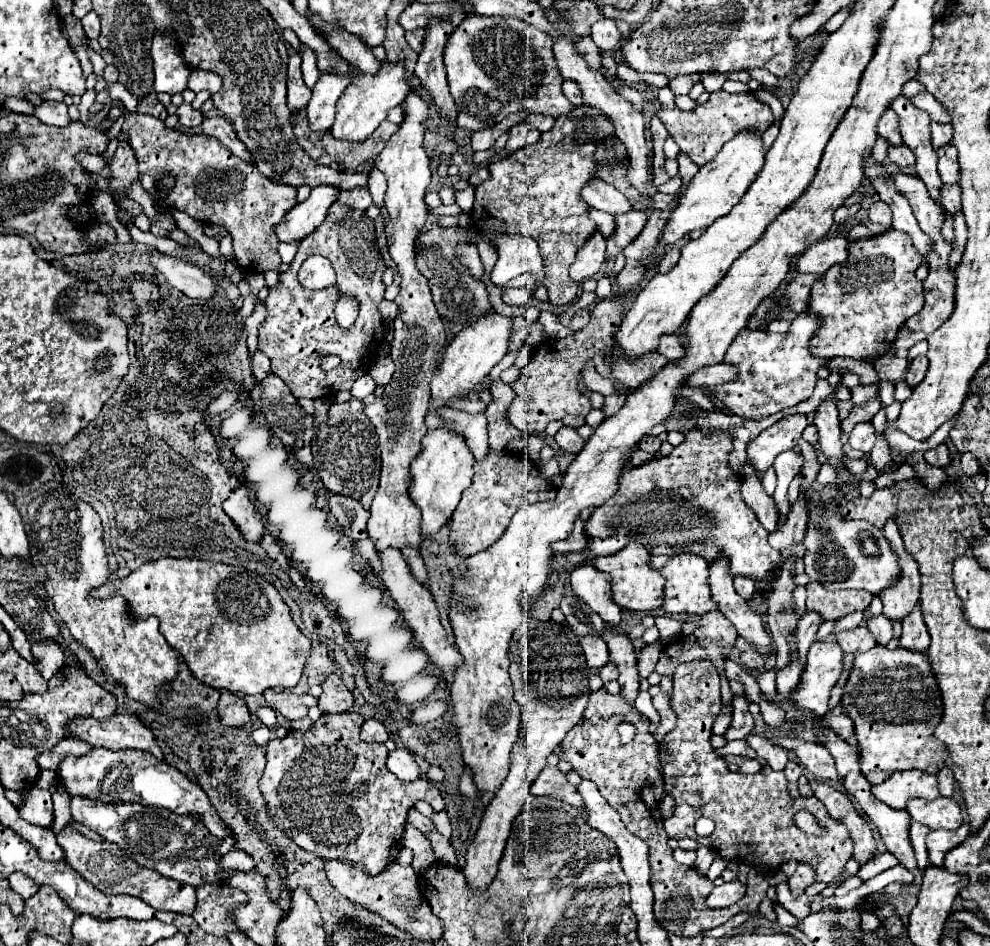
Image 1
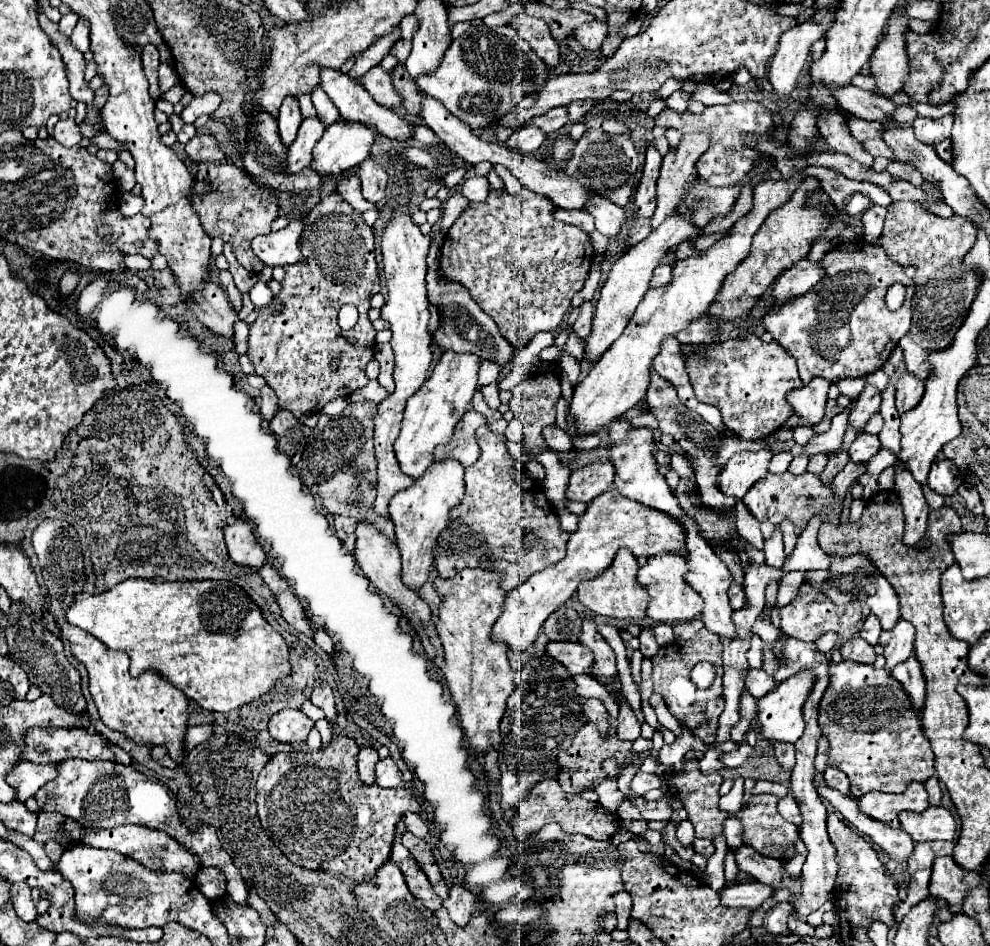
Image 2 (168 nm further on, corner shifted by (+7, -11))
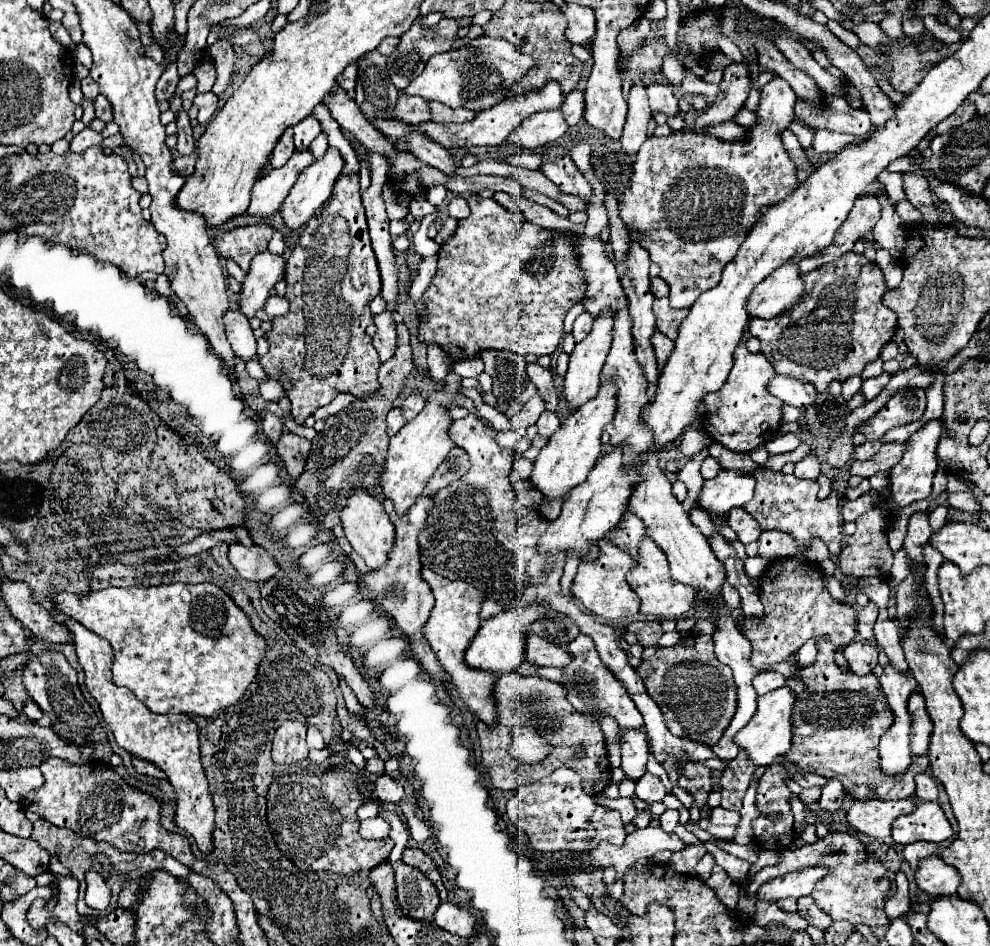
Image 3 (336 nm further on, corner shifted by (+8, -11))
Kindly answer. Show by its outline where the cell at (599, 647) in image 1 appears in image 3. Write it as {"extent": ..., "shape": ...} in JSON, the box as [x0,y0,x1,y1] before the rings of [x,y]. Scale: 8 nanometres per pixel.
{"extent":[526,634,570,668],"shape":[[[528,634],[528,644],[526,644],[526,658],[538,666],[556,666],[564,668],[568,666],[570,654],[566,648],[552,644],[536,634]]]}

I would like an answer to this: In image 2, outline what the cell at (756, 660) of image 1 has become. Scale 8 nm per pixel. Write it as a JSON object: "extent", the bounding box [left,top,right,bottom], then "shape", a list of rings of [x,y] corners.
{"extent":[747,670,777,698],"shape":[[[749,670],[747,674],[747,688],[755,698],[761,698],[763,694],[767,694],[769,690],[773,690],[777,684],[771,676],[767,676],[765,670]]]}

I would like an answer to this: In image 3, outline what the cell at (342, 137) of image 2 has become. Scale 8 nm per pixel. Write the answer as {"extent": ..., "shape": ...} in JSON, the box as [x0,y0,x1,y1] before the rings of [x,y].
{"extent":[280,146,344,230],"shape":[[[328,146],[322,158],[316,158],[308,170],[304,170],[290,190],[280,210],[288,228],[296,230],[310,220],[310,216],[330,198],[332,186],[344,168],[344,158],[332,146]]]}

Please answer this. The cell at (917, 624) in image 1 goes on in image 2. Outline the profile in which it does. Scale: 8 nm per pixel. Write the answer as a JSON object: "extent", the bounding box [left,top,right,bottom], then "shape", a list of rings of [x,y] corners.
{"extent":[891,658,925,712],"shape":[[[909,658],[909,662],[895,666],[891,676],[903,686],[905,694],[911,698],[911,708],[921,712],[925,700],[925,680],[921,674],[921,666],[917,666],[917,660]]]}

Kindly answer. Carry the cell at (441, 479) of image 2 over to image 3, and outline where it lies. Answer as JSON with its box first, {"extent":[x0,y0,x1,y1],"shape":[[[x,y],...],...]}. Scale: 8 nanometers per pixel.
{"extent":[360,496,446,680],"shape":[[[420,496],[404,516],[398,516],[394,506],[392,506],[392,500],[384,500],[384,510],[386,514],[390,516],[392,524],[396,526],[396,542],[392,546],[392,552],[390,552],[390,560],[386,566],[382,566],[380,570],[376,572],[370,572],[370,574],[362,574],[360,578],[360,584],[362,588],[366,590],[366,598],[374,600],[374,604],[378,604],[390,618],[394,618],[394,624],[398,628],[402,628],[402,636],[408,638],[410,642],[410,648],[412,648],[412,656],[422,664],[422,668],[438,678],[438,680],[446,680],[446,674],[436,658],[436,654],[432,654],[432,648],[428,646],[424,634],[422,634],[422,628],[430,616],[430,610],[434,606],[434,596],[432,596],[432,590],[430,586],[422,580],[420,576],[420,570],[422,570],[422,564],[420,564],[420,546],[418,546],[418,532],[424,530],[426,526],[426,518],[428,518],[428,510],[432,508],[432,502],[434,502],[434,496]]]}

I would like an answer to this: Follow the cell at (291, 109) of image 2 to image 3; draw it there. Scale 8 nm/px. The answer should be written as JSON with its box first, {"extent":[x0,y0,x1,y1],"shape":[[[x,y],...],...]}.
{"extent":[270,128,294,168],"shape":[[[292,128],[284,130],[284,134],[280,136],[280,142],[276,142],[276,148],[272,150],[272,158],[270,158],[270,164],[274,168],[280,168],[288,162],[288,158],[292,156],[294,152],[294,142],[292,142]]]}

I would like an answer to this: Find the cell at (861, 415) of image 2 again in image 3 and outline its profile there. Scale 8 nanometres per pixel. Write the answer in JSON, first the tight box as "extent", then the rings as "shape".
{"extent":[862,372,890,400],"shape":[[[882,372],[880,376],[876,376],[876,378],[868,378],[868,380],[864,380],[864,384],[862,384],[862,396],[866,398],[866,400],[872,400],[872,398],[876,398],[878,394],[880,394],[880,390],[886,386],[890,382],[890,376],[886,374],[886,372]]]}

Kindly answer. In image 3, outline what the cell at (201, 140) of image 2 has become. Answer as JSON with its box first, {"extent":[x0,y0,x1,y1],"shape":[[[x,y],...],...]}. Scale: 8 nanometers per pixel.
{"extent":[174,150,198,176],"shape":[[[194,150],[192,154],[186,154],[186,156],[180,156],[174,160],[174,172],[176,174],[182,174],[182,176],[190,176],[194,172],[194,164],[196,164],[196,158],[198,158],[198,152]]]}

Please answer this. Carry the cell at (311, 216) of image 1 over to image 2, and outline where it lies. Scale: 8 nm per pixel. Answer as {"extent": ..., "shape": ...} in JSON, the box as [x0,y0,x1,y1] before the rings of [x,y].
{"extent":[253,220,303,266],"shape":[[[291,220],[287,228],[253,238],[253,252],[265,266],[287,266],[301,260],[299,238],[303,232],[303,220]]]}

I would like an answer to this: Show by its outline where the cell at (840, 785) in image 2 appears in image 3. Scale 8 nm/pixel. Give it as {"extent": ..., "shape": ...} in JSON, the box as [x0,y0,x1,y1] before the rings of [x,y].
{"extent":[818,780,846,812],"shape":[[[828,780],[828,784],[822,788],[822,796],[820,796],[818,804],[820,804],[822,810],[836,812],[836,810],[840,810],[840,806],[844,802],[844,796],[846,794],[844,794],[842,784],[836,782],[836,780]]]}

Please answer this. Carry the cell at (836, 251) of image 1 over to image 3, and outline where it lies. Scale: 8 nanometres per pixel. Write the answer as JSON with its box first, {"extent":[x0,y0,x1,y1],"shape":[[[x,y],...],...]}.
{"extent":[748,264,804,318],"shape":[[[784,264],[760,282],[748,298],[748,314],[758,318],[776,318],[792,308],[804,294],[804,280],[798,266]]]}

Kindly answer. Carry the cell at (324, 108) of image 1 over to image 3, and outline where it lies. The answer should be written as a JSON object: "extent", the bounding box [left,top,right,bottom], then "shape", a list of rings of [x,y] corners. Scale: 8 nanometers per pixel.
{"extent":[248,148,314,218],"shape":[[[310,148],[294,150],[292,158],[280,170],[272,170],[266,176],[258,178],[258,182],[252,188],[252,202],[248,206],[248,214],[266,218],[266,216],[274,214],[276,210],[280,210],[290,188],[298,180],[300,172],[306,166],[310,166],[310,162],[314,162]]]}

